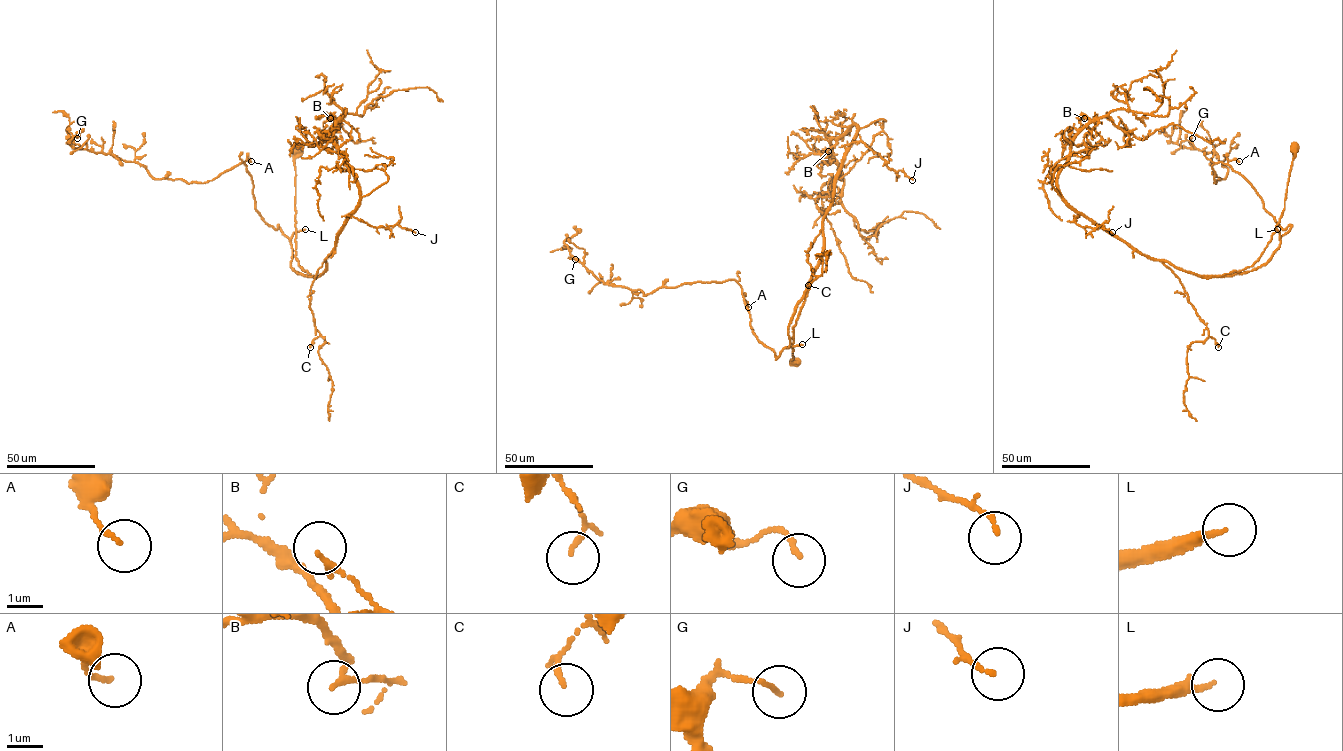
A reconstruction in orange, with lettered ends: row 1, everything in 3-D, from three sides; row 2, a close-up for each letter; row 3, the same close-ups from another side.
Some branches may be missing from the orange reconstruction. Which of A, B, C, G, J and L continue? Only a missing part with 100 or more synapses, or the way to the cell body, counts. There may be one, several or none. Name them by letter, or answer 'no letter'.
L

